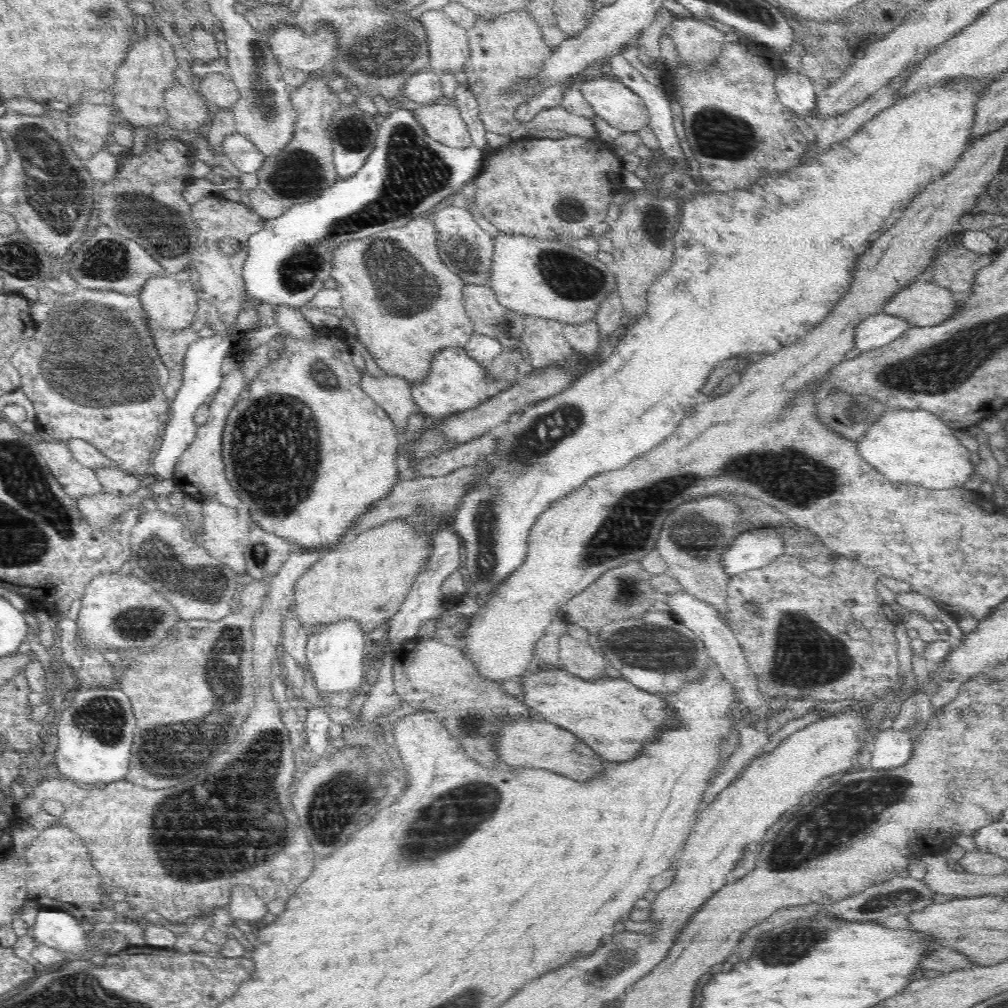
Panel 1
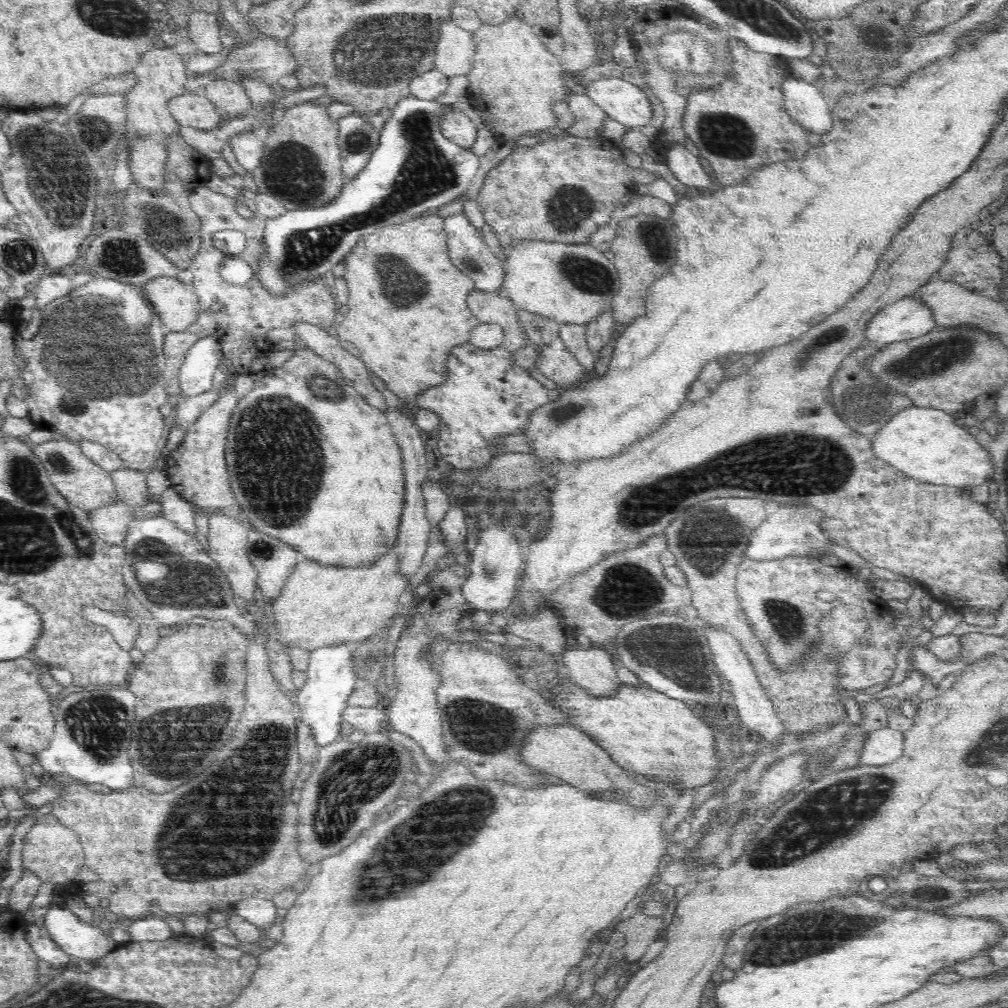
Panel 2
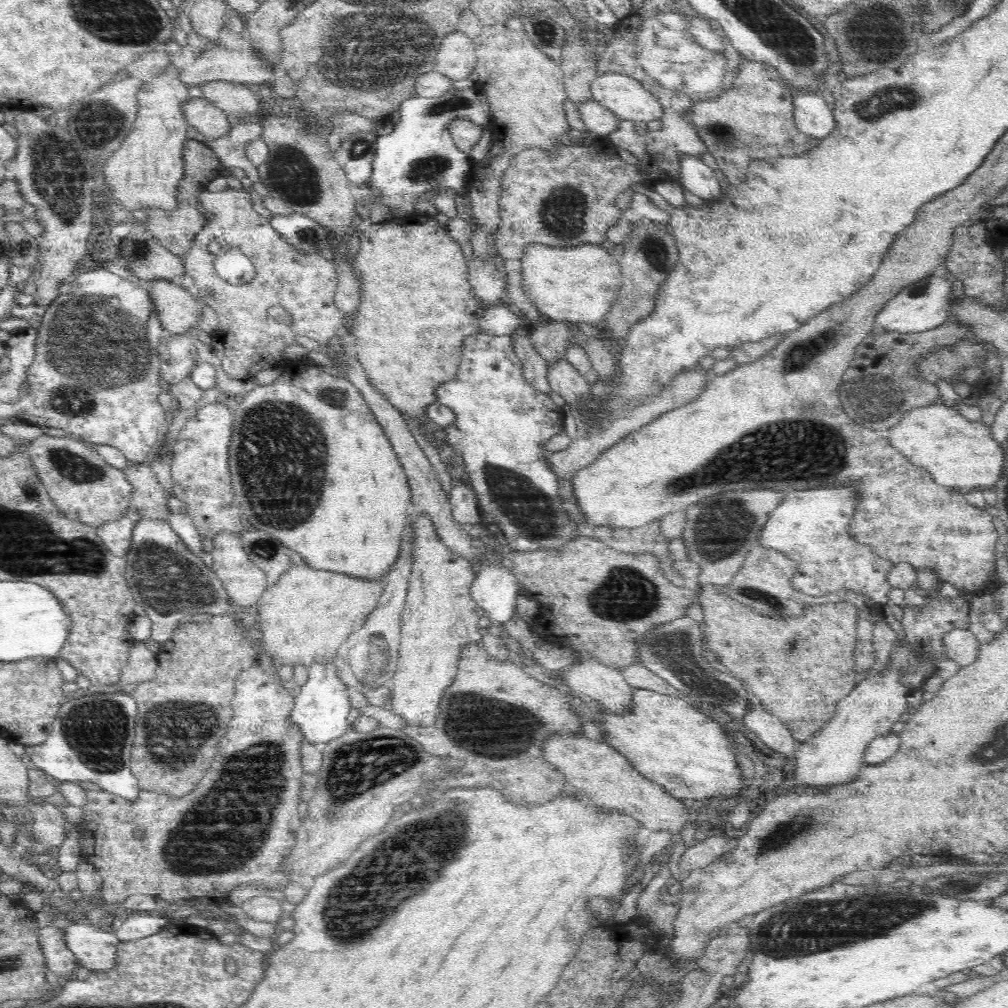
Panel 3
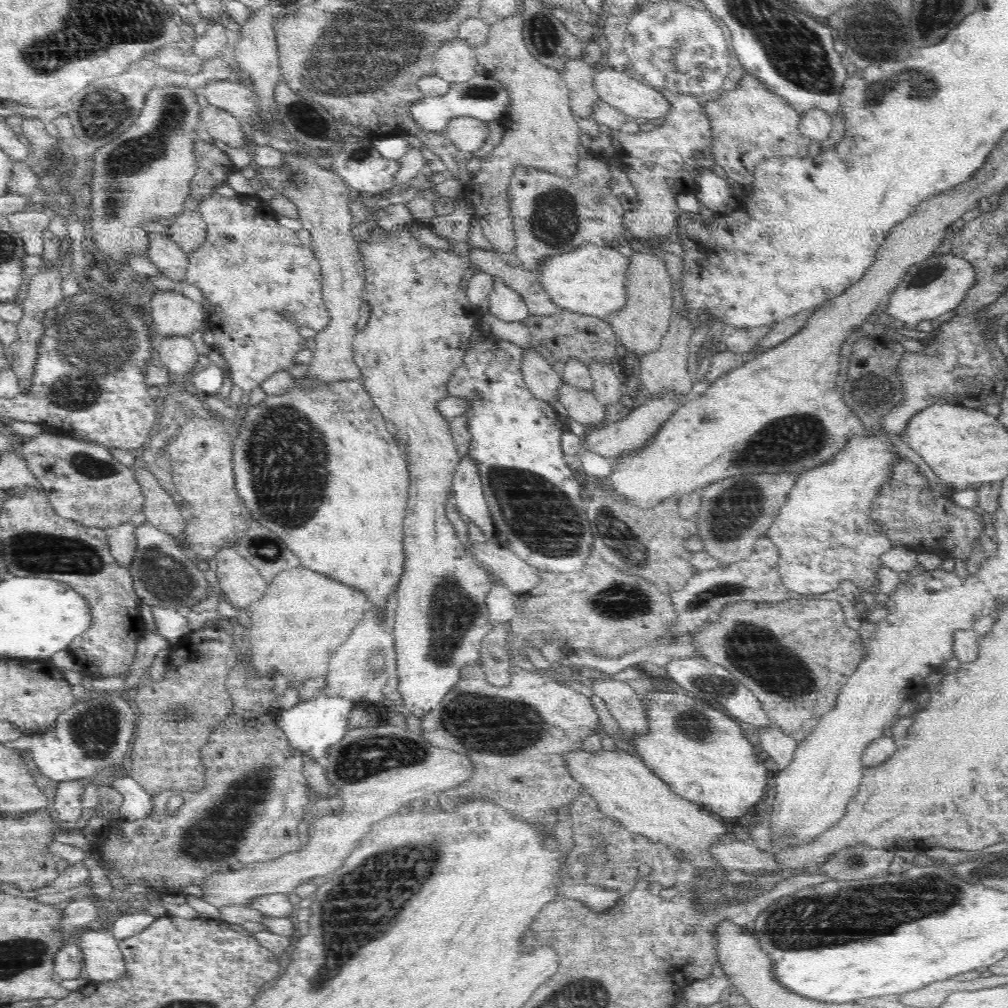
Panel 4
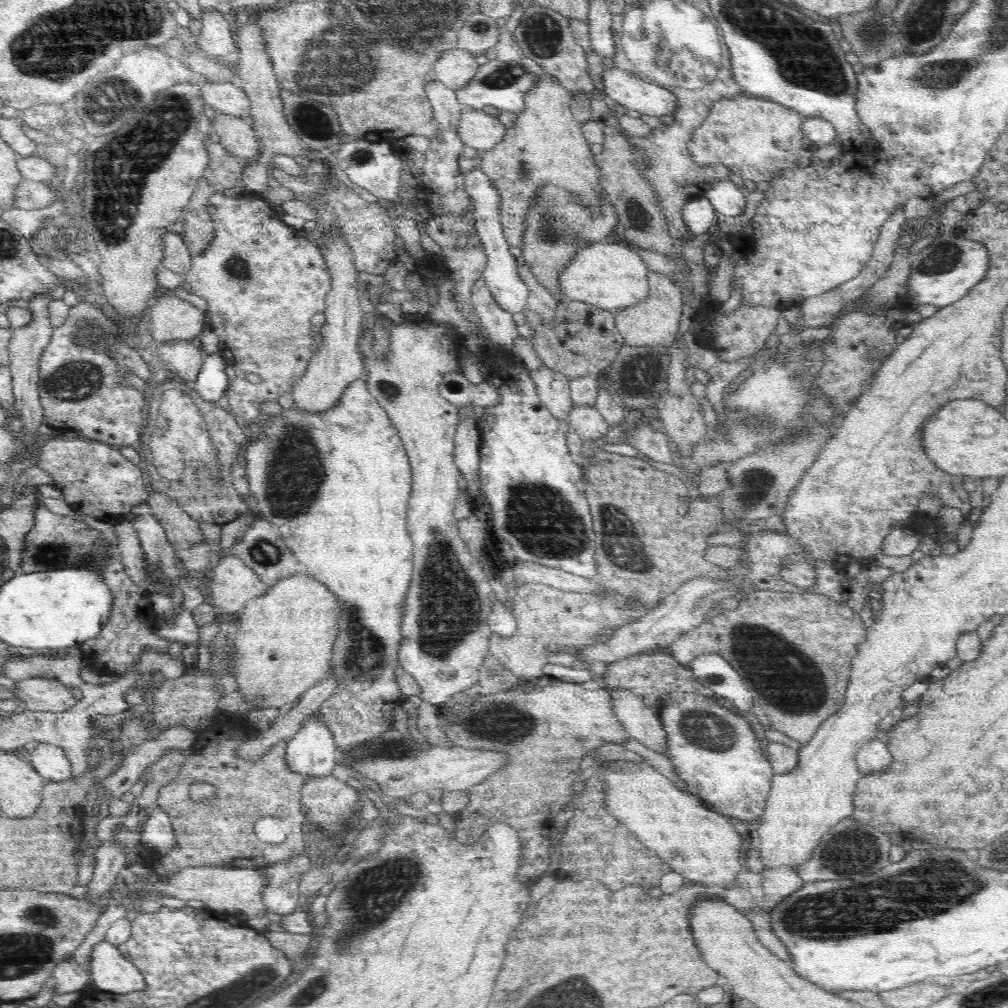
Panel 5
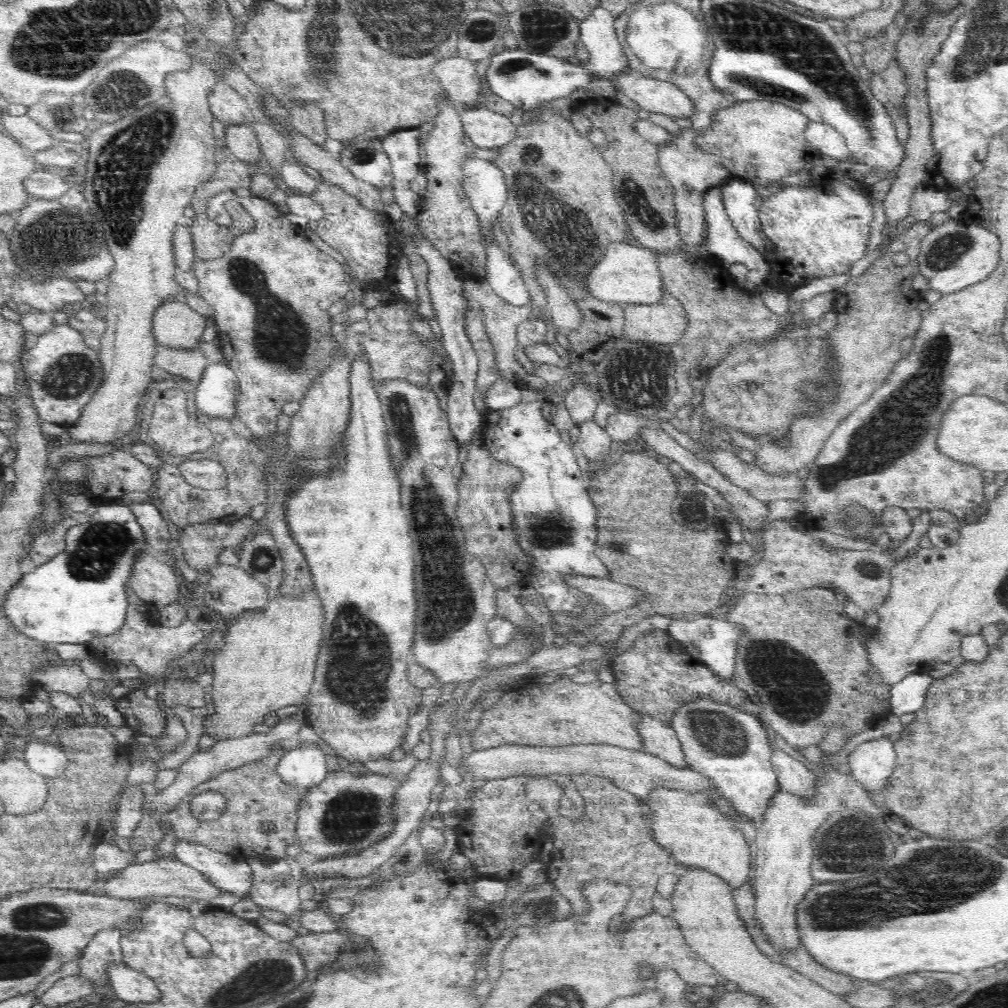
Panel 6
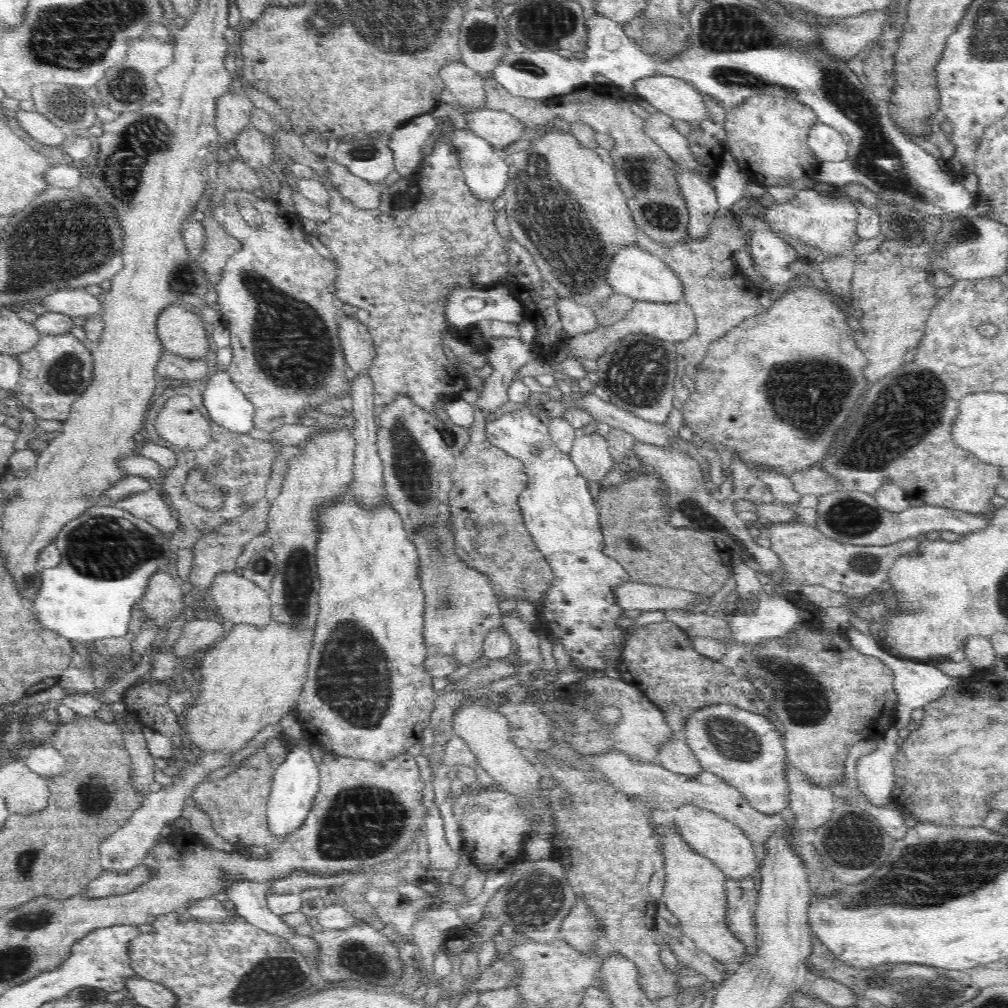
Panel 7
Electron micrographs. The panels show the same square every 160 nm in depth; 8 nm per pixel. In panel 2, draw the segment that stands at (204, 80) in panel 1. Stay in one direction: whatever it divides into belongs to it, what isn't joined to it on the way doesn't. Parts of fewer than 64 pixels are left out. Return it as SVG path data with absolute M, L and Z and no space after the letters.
M214 78L201 93L219 110L230 116L243 116L252 108L252 102L240 82Z

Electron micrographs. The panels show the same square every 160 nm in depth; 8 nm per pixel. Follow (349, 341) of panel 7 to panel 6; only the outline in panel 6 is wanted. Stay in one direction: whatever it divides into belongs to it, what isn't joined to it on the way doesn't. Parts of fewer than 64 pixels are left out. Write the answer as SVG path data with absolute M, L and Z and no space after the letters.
M360 357L352 360L350 368L350 400L351 409L349 416L349 426L343 434L344 438L344 460L334 468L330 474L318 474L310 476L306 482L298 484L294 494L287 498L286 503L286 525L290 529L291 536L297 541L297 545L306 557L312 579L314 580L315 590L324 604L324 638L318 654L318 664L316 664L316 680L312 684L309 693L306 696L305 704L307 706L306 722L312 727L318 737L322 738L330 748L333 748L342 762L363 763L368 760L386 759L387 756L404 742L406 732L408 732L408 719L413 712L416 712L421 706L422 689L416 688L407 677L408 665L412 660L410 648L412 648L412 636L414 636L414 620L416 620L416 598L414 598L414 558L412 558L413 542L408 534L409 525L405 518L404 510L401 506L401 479L393 460L391 460L391 448L389 448L389 438L386 435L386 425L383 420L381 402L379 401L375 382L371 375L370 363L365 363Z

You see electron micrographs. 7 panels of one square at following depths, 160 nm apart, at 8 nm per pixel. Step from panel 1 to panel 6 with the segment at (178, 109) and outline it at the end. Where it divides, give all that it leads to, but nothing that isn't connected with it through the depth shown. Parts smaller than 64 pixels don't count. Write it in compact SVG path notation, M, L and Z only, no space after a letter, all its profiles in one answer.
M237 124L225 127L226 142L225 147L244 163L250 163L252 166L260 158L261 146L256 138L254 129L248 124Z

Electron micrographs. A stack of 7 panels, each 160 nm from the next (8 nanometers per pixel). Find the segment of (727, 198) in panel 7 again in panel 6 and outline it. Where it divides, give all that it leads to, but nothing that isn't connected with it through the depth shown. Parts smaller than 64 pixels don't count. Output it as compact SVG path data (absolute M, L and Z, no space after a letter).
M721 187L710 189L703 198L703 207L705 212L705 223L707 226L706 240L701 249L706 254L711 254L723 266L727 266L736 262L736 264L744 264L749 269L746 277L745 288L759 294L766 288L767 274L769 273L769 264L766 260L766 255L760 253L752 244L745 242L745 240L738 234L734 228L730 217L725 211L722 204Z

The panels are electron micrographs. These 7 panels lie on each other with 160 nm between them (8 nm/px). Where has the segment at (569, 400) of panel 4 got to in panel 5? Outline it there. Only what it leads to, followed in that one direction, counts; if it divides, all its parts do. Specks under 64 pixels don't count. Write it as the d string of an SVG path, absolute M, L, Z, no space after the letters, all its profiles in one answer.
M576 406L570 409L567 423L570 429L583 440L600 440L608 432L608 423L594 406Z

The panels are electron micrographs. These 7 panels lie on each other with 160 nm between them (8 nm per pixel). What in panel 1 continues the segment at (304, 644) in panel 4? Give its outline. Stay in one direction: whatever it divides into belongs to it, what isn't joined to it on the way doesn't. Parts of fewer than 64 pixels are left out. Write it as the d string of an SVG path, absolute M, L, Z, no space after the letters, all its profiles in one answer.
M401 518L360 533L350 544L332 548L330 552L324 550L324 558L314 564L306 574L302 574L302 578L295 585L295 596L291 604L293 610L298 614L300 622L310 630L316 624L332 624L336 623L336 620L352 618L362 624L364 634L374 639L385 628L387 620L398 612L416 577L426 567L431 554L428 544L432 543L432 540L432 535L427 534L426 530L418 533L406 518Z

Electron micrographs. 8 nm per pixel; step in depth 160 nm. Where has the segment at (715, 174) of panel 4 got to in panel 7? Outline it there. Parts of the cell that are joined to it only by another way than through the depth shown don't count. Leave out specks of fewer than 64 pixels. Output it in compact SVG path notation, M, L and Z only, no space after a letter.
M748 207L744 209L744 214L738 220L742 228L750 233L751 258L755 264L743 270L742 275L763 285L788 285L794 276L788 270L788 265L800 255L784 239L772 233L768 223L755 218Z

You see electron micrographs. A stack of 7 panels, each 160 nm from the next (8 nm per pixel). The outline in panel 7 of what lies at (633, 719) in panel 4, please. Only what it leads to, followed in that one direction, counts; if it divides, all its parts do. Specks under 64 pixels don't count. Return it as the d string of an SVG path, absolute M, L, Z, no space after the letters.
M677 733L676 738L661 744L657 755L653 758L653 762L661 764L672 772L689 777L696 776L704 771L681 733Z

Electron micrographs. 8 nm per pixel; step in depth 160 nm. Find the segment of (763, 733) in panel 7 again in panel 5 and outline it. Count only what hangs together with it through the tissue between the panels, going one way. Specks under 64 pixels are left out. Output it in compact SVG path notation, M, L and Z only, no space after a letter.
M696 693L664 696L658 713L667 734L667 749L662 753L672 762L687 792L728 818L759 819L775 772L748 722L718 705L712 696Z

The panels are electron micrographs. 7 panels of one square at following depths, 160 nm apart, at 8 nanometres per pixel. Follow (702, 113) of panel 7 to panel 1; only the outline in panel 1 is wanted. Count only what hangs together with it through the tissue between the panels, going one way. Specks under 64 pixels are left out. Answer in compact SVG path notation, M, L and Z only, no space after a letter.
M616 78L582 79L577 87L596 115L623 133L636 132L649 124L643 98Z

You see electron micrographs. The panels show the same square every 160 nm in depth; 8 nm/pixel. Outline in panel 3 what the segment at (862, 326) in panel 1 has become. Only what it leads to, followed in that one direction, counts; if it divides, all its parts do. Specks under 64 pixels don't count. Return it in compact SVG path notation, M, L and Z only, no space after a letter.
M926 276L917 283L909 284L901 290L884 308L876 315L875 322L886 332L924 332L948 322L949 308L951 305L951 283L942 277Z

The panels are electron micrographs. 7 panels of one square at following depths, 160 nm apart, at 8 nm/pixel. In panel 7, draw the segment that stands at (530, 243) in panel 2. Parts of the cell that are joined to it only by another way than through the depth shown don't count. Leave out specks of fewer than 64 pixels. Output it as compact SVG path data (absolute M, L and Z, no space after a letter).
M636 246L620 247L608 265L605 281L615 293L631 296L635 301L673 303L683 300L683 286L674 271L660 257Z

